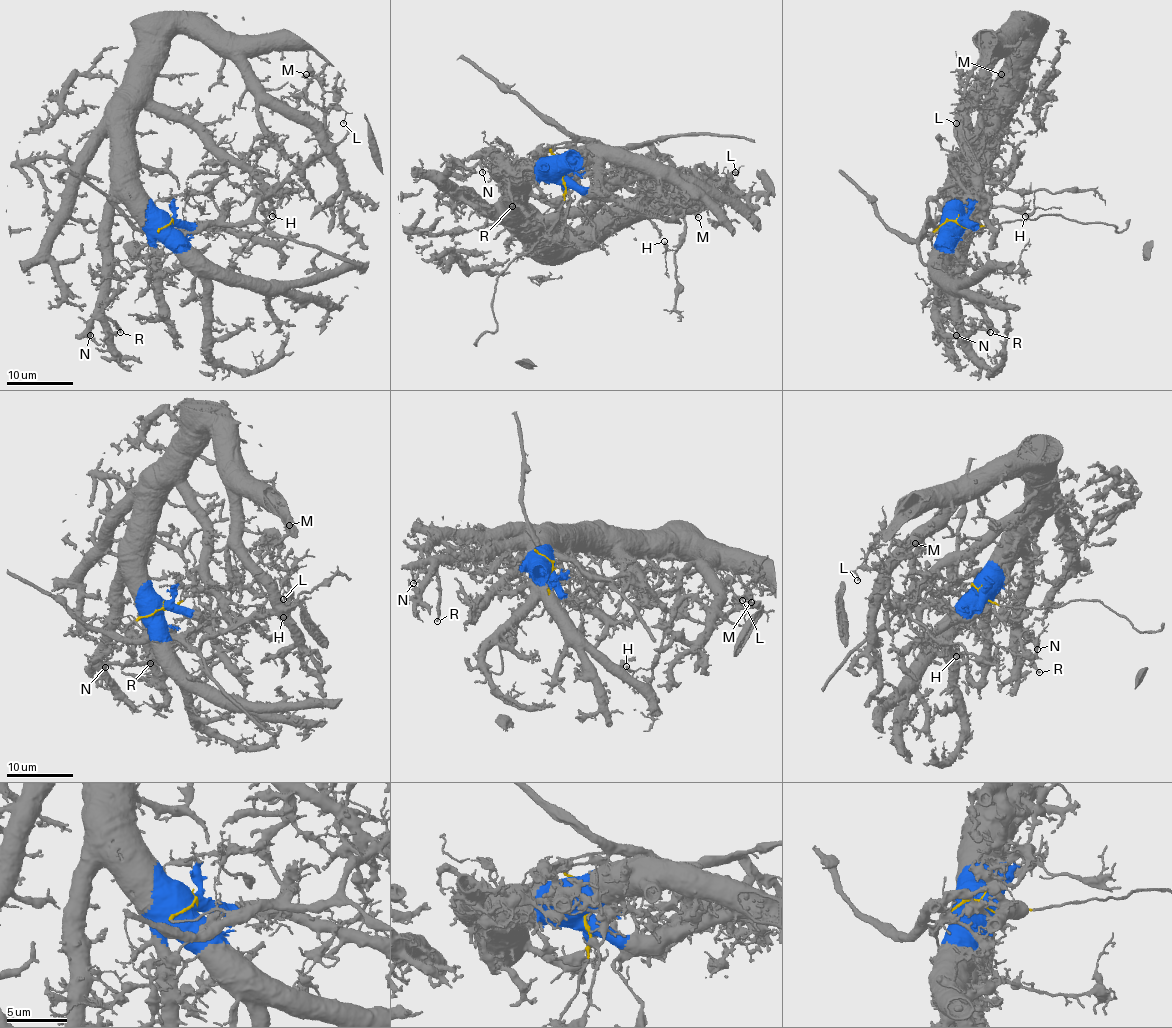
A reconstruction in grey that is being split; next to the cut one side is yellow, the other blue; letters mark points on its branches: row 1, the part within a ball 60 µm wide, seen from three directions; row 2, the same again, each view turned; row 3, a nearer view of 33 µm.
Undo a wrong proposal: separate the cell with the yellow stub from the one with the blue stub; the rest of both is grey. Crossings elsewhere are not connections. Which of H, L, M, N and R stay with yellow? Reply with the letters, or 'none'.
H, L, M

